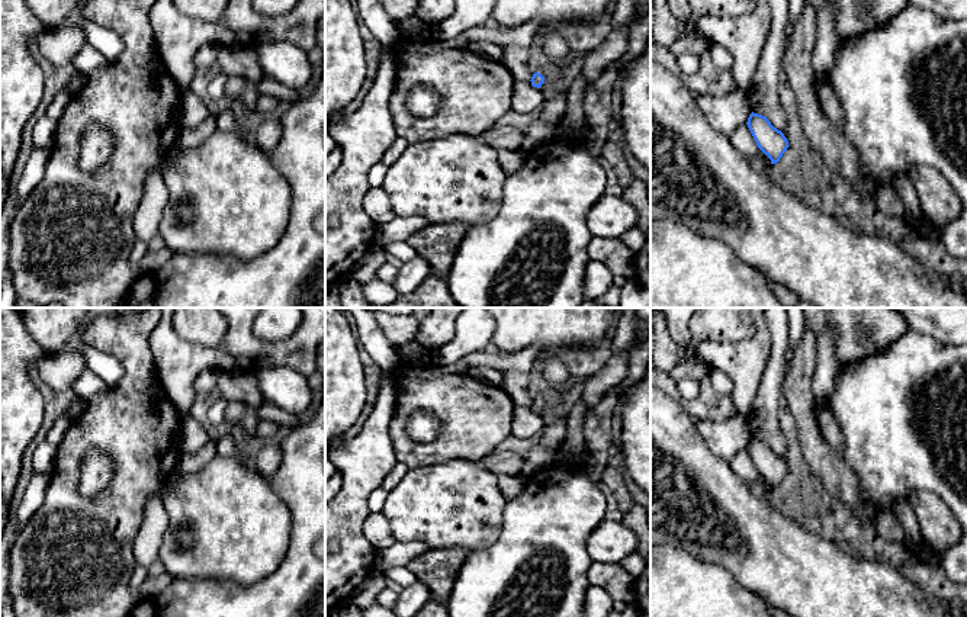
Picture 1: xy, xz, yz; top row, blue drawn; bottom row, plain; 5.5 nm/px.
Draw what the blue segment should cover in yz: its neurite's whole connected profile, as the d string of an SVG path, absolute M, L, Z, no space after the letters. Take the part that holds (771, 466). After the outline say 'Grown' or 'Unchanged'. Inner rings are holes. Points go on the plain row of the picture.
M751 438L746 447L758 473L771 485L771 489L780 486L788 473L788 466L781 456L758 438Z. Unchanged

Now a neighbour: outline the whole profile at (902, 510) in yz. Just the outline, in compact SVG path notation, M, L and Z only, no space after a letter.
M897 499L893 505L893 512L891 512L900 523L903 531L905 531L905 540L903 543L918 553L921 547L925 544L921 530L919 530L919 523L916 520L916 514L910 505L909 501L906 499Z

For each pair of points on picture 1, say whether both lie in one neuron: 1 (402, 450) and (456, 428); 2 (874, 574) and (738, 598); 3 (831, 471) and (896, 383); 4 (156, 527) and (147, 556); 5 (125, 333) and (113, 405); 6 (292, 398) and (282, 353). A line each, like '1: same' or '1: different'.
1: same
2: different
3: different
4: same
5: same
6: different

